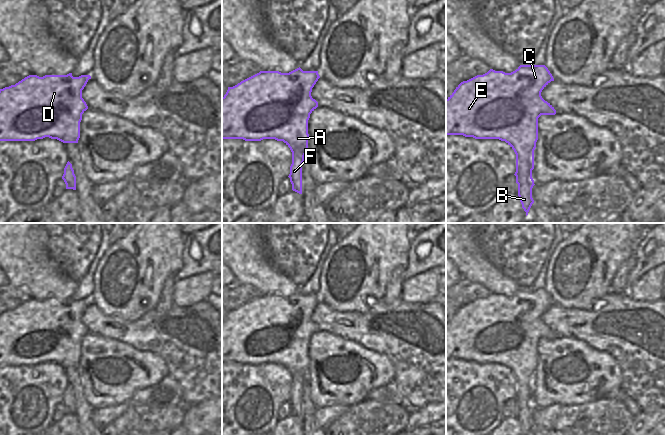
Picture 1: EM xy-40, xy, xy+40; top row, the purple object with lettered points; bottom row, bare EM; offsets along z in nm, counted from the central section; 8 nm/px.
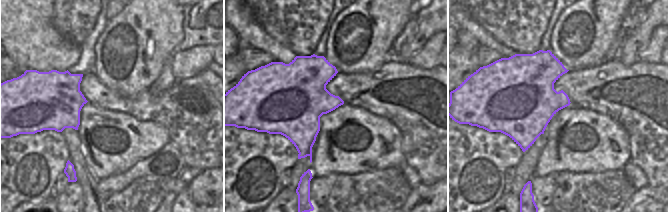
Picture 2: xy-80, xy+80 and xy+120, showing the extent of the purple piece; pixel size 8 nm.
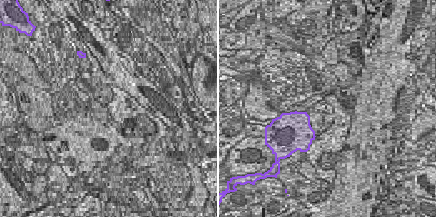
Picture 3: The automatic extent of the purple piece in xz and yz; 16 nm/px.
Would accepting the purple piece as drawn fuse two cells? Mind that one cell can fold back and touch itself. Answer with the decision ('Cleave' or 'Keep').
Cleave.

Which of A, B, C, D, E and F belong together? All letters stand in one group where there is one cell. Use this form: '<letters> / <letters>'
A C D E / B F

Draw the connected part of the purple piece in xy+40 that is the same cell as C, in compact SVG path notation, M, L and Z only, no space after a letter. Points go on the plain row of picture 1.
M520 289L511 297L490 293L483 299L461 306L446 323L446 359L505 365L514 374L516 383L527 383L533 394L534 374L538 364L538 342L541 339L556 338L554 331L541 320L542 314L551 305L554 305L554 302L545 289Z

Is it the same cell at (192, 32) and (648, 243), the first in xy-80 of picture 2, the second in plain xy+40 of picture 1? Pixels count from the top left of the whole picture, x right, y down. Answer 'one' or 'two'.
one

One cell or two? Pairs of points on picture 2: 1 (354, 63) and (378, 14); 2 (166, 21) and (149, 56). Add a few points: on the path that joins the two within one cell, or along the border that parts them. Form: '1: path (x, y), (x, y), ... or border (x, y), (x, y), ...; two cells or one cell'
1: path (364, 51), (371, 44), (373, 26); one cell
2: path (157, 30), (149, 38), (149, 47); one cell

